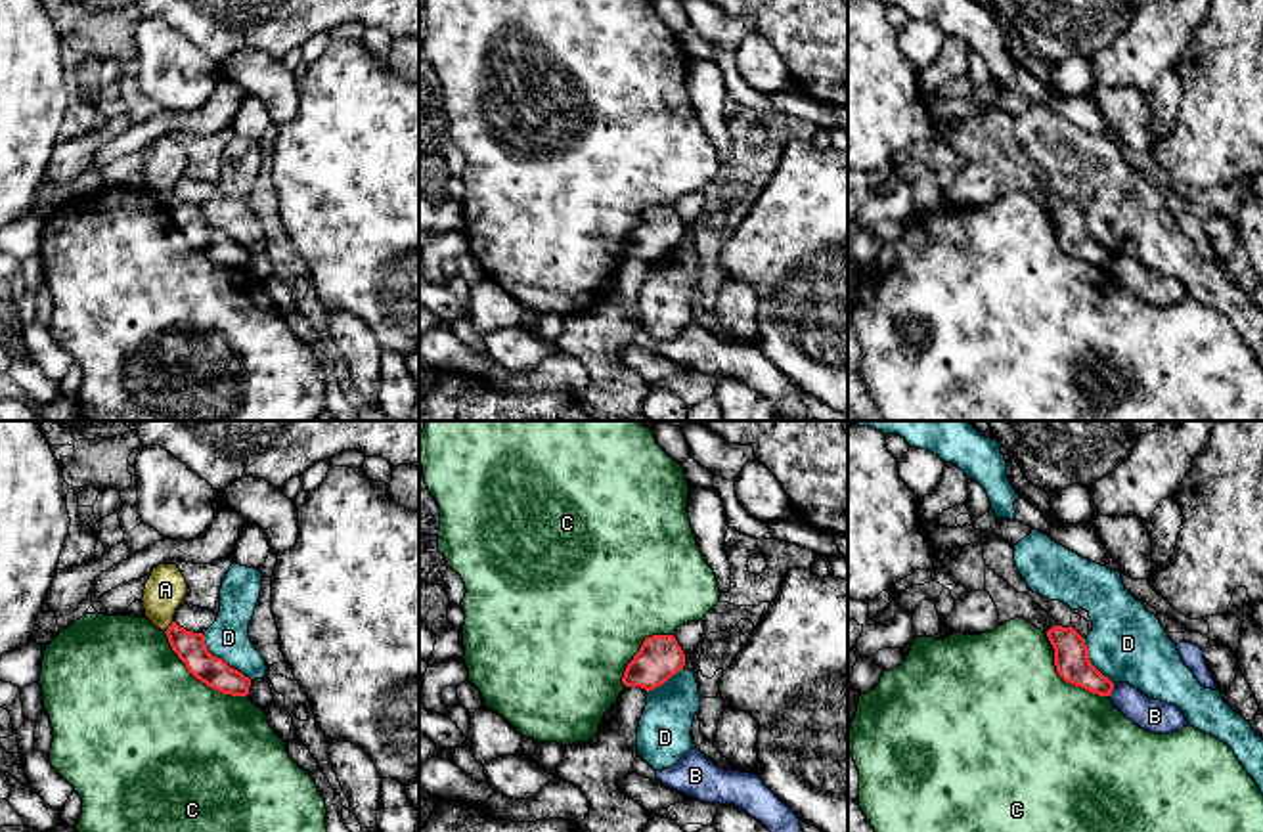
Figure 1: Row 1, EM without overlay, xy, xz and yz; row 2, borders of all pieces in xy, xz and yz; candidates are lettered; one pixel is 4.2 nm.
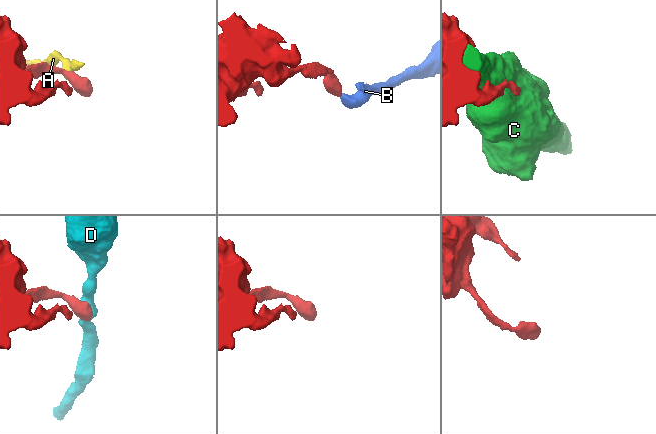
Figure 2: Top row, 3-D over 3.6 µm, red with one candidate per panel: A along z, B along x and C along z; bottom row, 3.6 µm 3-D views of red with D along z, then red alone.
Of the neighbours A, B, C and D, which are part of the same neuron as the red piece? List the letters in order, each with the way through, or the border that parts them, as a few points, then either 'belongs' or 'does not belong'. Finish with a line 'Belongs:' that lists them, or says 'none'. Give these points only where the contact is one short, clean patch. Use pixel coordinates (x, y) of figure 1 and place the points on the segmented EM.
A: border along xy (173, 620), (165, 632); does not belong
B: border along yz (1114, 685), (1108, 697); does not belong
C: does not belong
D: border along xy (201, 634), (213, 655), (251, 679); does not belong
Belongs: none

